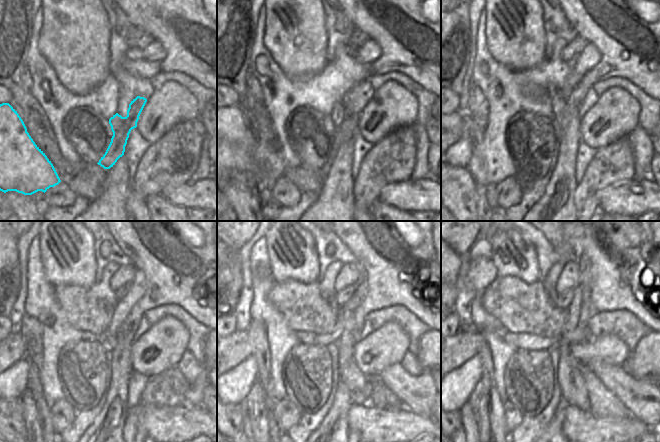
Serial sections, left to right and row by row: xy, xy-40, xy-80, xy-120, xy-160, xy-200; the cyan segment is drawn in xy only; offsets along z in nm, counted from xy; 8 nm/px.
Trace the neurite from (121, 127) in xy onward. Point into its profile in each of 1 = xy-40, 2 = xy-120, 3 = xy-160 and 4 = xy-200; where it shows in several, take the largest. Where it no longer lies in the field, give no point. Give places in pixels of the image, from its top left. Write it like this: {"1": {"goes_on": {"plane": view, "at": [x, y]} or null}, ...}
{"1": {"goes_on": {"plane": "xy-40", "at": [345, 125]}}, "2": {"goes_on": {"plane": "xy-120", "at": [123, 307]}}, "3": {"goes_on": {"plane": "xy-160", "at": [345, 311]}}, "4": {"goes_on": {"plane": "xy-200", "at": [521, 340]}}}

